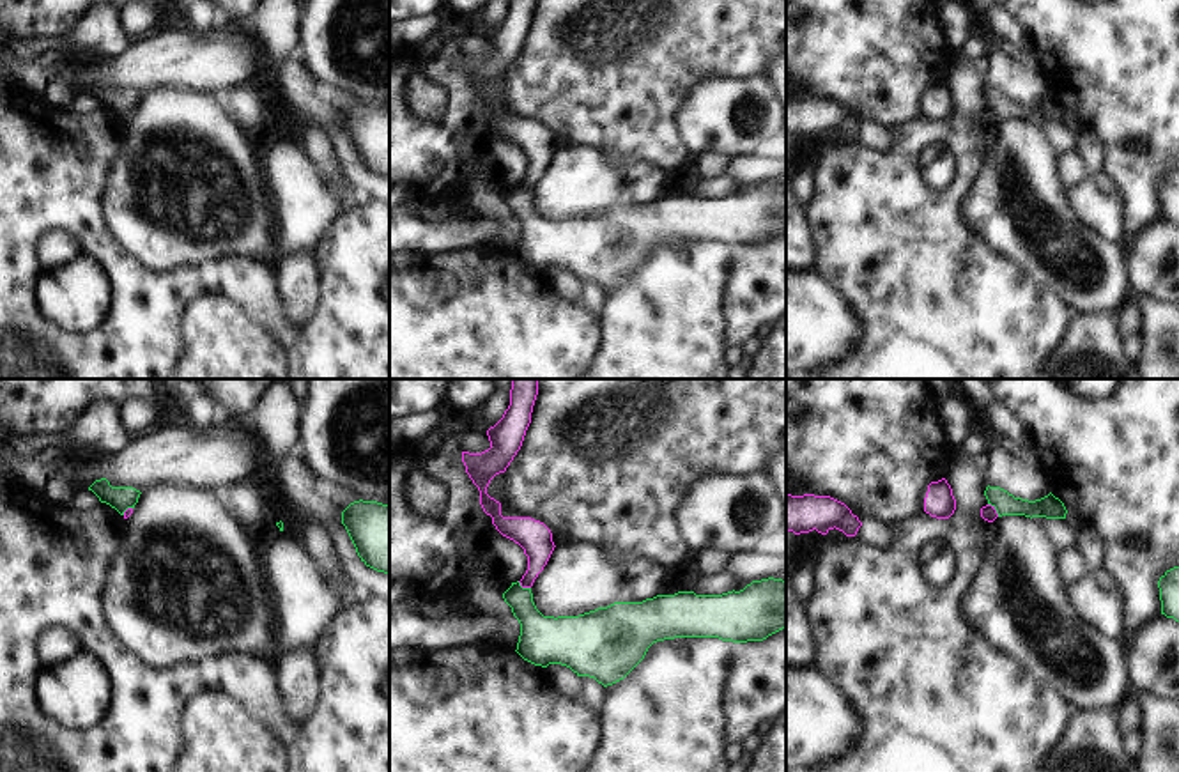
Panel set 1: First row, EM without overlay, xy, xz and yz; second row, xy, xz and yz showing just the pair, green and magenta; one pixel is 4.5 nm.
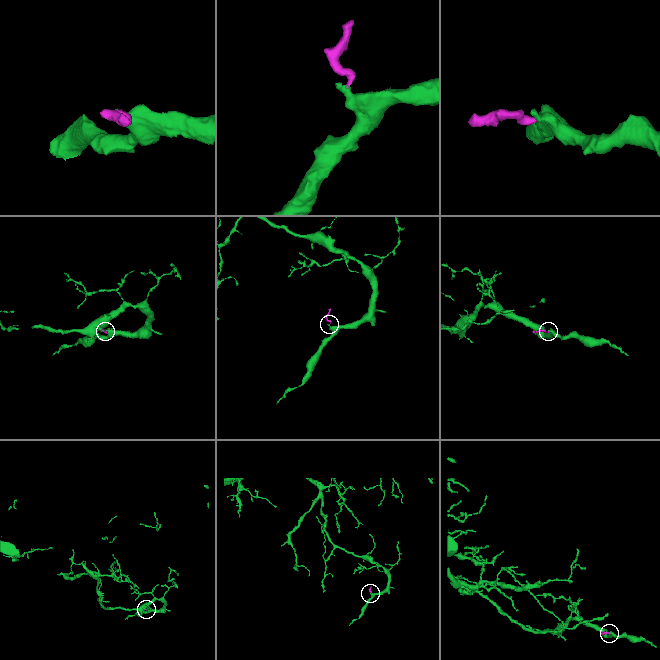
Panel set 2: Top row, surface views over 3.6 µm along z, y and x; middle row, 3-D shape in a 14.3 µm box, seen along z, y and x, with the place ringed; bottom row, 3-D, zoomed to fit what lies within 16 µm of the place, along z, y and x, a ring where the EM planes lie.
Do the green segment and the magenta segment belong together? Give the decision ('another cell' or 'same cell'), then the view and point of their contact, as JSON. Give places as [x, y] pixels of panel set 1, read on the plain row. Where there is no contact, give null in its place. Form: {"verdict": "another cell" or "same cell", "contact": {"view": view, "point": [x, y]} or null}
{"verdict": "another cell", "contact": {"view": "yz", "point": [995, 112]}}

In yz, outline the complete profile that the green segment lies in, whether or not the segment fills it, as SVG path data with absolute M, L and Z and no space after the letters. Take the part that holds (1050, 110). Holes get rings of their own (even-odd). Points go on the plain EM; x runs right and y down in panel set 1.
M986 90L984 99L988 108L991 108L998 120L1002 119L1025 119L1025 120L1046 120L1046 122L1066 122L1064 106L1055 101L1052 96L1041 103L1029 104L1014 101L1000 90Z

